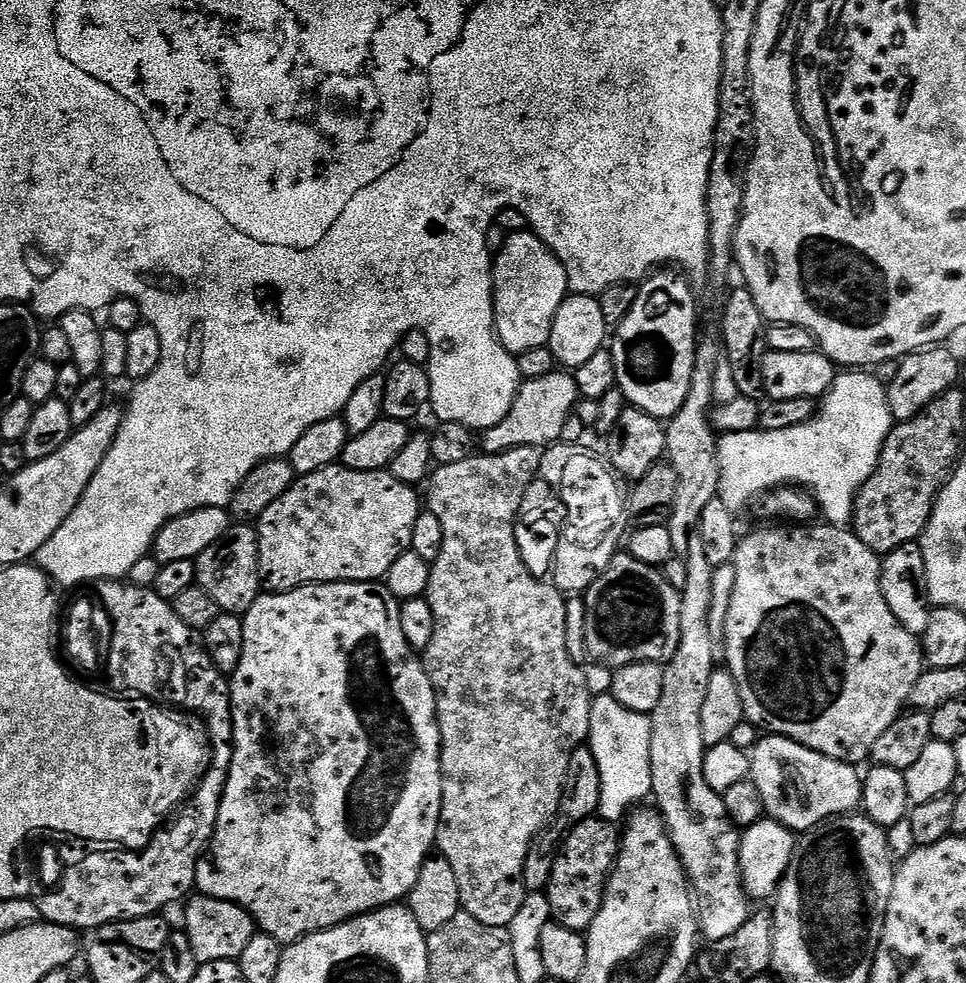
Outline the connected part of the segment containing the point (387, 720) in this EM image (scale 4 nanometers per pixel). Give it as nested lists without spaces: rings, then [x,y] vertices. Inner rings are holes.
[[[349,582],[347,584],[305,584],[302,588],[296,588],[293,592],[273,592],[261,594],[256,599],[254,606],[244,613],[244,645],[242,646],[242,662],[238,662],[238,670],[234,670],[230,677],[230,695],[232,697],[232,761],[226,778],[224,793],[218,806],[218,818],[216,828],[212,831],[211,841],[206,849],[206,854],[201,855],[196,864],[196,888],[203,895],[222,898],[226,902],[241,904],[256,922],[259,931],[278,938],[280,943],[287,946],[303,936],[309,936],[315,932],[325,932],[327,928],[333,928],[352,920],[355,916],[364,916],[368,912],[374,912],[377,908],[387,908],[403,901],[411,892],[414,882],[418,882],[418,874],[422,870],[425,860],[428,859],[436,843],[436,831],[440,821],[440,807],[442,806],[442,778],[440,773],[440,727],[436,725],[436,691],[432,689],[432,683],[428,677],[428,671],[418,659],[417,653],[412,651],[406,642],[406,634],[402,634],[402,622],[400,621],[401,601],[390,594],[380,582]]]

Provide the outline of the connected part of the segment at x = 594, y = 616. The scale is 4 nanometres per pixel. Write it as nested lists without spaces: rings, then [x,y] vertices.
[[[617,554],[582,597],[585,602],[585,650],[589,661],[607,664],[613,670],[638,662],[663,665],[674,650],[678,650],[678,638],[682,634],[682,592],[666,582],[660,568],[652,568],[627,554]]]

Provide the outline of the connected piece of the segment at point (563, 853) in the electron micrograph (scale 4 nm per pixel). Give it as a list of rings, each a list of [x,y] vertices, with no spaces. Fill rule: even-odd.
[[[591,818],[576,824],[559,849],[551,878],[546,887],[552,920],[562,927],[587,933],[604,901],[604,888],[620,854],[621,833],[610,820]]]

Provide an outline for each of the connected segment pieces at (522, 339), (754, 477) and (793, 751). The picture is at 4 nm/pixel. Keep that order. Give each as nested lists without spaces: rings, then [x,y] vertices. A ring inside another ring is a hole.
[[[531,231],[511,233],[490,264],[492,301],[496,307],[496,339],[505,350],[519,354],[543,348],[550,338],[554,314],[570,295],[562,262]]]
[[[841,371],[810,422],[790,426],[790,430],[757,430],[719,437],[718,498],[726,502],[730,511],[740,514],[755,496],[763,497],[785,486],[799,486],[812,493],[827,523],[851,525],[856,496],[870,474],[874,474],[882,446],[893,427],[887,387],[871,371]],[[840,400],[848,400],[848,404]]]
[[[775,734],[761,738],[756,749],[750,753],[750,759],[752,762],[750,779],[754,786],[758,786],[758,794],[762,794],[765,813],[782,826],[789,828],[791,832],[797,834],[810,832],[833,816],[846,816],[855,813],[861,807],[864,781],[861,773],[851,764],[835,760],[826,754],[818,754],[790,738]]]

